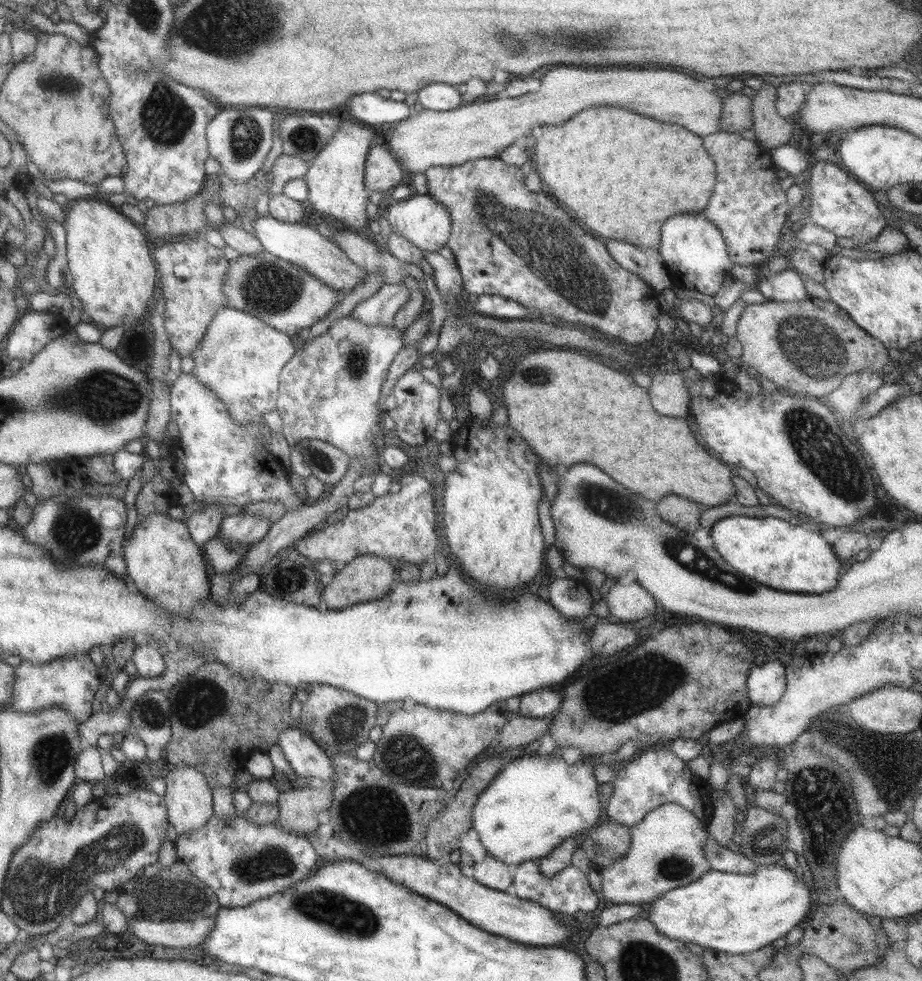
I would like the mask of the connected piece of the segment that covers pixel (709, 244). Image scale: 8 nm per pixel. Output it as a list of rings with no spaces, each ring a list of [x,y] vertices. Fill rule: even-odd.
[[[702,211],[667,218],[660,226],[660,245],[657,251],[678,289],[692,289],[709,296],[719,290],[733,265],[721,233],[705,218]]]

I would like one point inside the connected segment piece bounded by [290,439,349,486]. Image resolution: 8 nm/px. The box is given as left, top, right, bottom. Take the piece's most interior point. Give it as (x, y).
(327, 463)

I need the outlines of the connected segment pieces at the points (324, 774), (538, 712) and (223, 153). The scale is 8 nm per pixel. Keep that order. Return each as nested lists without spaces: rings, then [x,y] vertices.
[[[287,727],[277,744],[289,763],[293,777],[326,782],[334,776],[331,760],[315,741],[299,728]]]
[[[538,688],[520,696],[517,714],[524,717],[545,718],[557,712],[561,705],[562,697],[555,690]]]
[[[248,106],[239,110],[233,107],[223,108],[207,124],[205,140],[208,156],[219,163],[219,171],[231,180],[236,183],[248,181],[262,167],[272,146],[274,129],[273,116],[269,110],[263,110],[263,107]]]

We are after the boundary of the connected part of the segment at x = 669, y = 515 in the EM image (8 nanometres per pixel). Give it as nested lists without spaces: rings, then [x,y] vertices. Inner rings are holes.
[[[665,496],[657,502],[657,512],[661,512],[667,523],[692,533],[699,526],[699,515],[705,507],[699,504],[691,504],[691,500],[683,500],[681,496]]]

